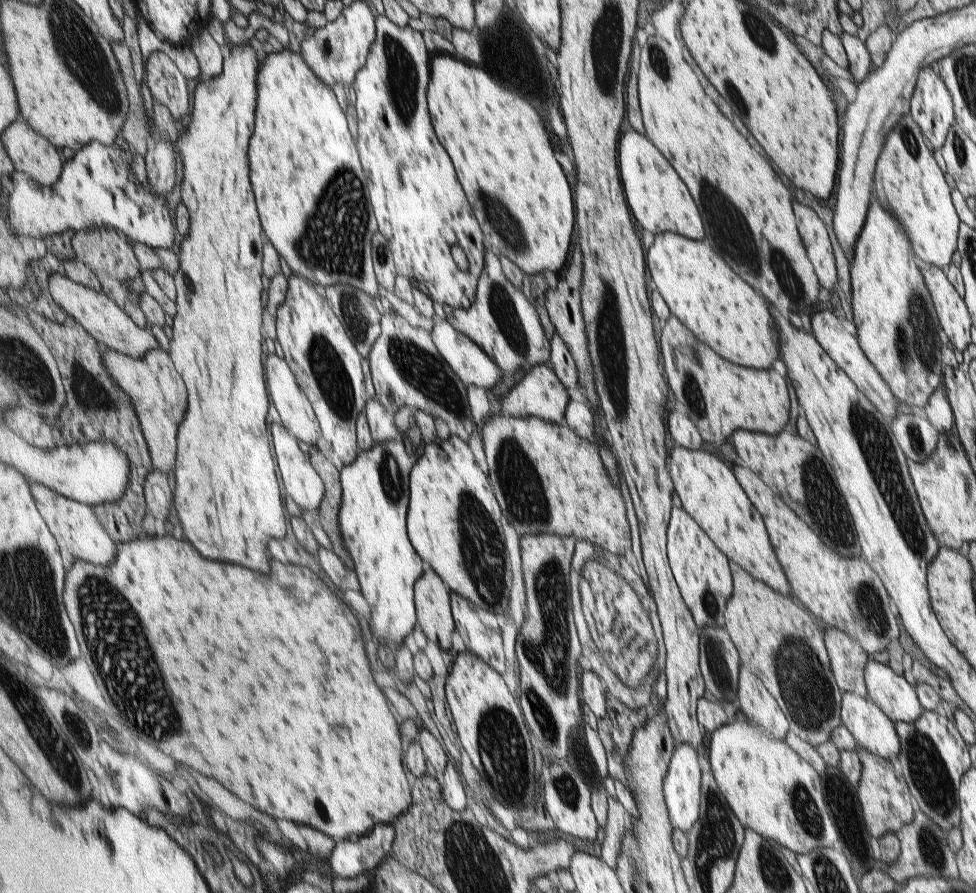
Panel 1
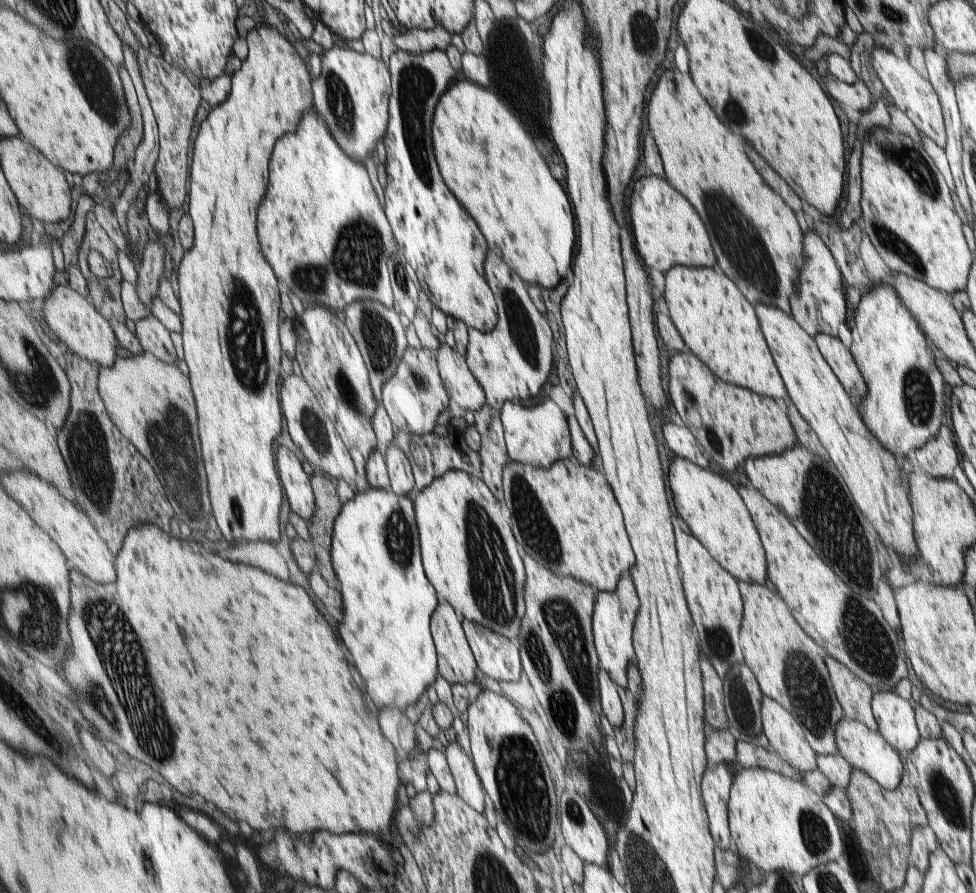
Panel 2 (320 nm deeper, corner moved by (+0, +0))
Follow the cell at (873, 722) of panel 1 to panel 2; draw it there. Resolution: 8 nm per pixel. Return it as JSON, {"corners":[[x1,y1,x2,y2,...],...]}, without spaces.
{"corners":[[844,718,841,722,838,722,838,726,834,730,834,738,838,744,836,752,845,759,851,769,864,772,885,790,897,788,903,773,901,760,899,760,898,754,883,740,878,731,870,731,859,721]]}

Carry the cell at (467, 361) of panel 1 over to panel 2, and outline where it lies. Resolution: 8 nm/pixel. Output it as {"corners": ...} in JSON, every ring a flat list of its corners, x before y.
{"corners":[[443,343,437,352,437,358,451,400,464,410,481,410,486,403,486,392,474,372,471,372,466,356]]}

